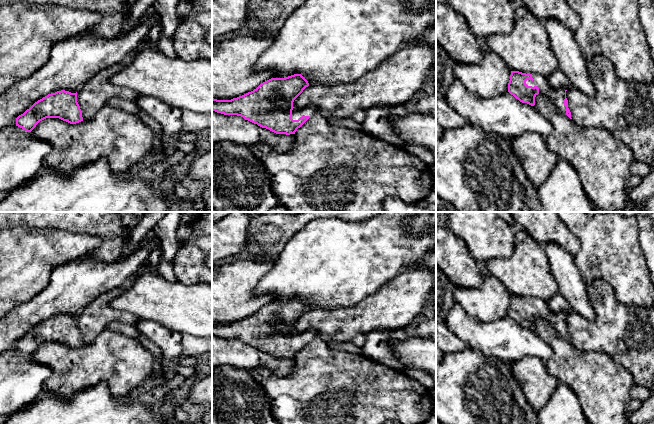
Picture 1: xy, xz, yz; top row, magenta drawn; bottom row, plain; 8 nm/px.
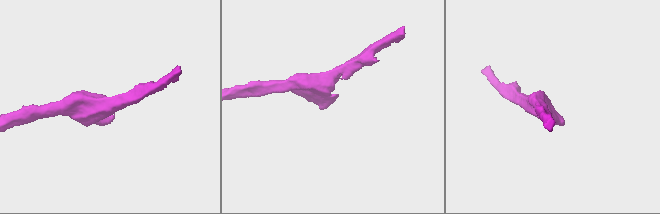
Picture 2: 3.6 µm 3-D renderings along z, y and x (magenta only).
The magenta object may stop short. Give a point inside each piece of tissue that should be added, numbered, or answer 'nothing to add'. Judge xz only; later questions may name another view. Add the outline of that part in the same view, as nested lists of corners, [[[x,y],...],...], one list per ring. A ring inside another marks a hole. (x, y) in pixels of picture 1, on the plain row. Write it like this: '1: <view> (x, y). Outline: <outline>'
1: xz (309, 335). Outline: [[[308,330],[302,333],[295,333],[292,334],[292,343],[298,344],[302,340],[309,340],[310,342],[316,337],[315,330]]]

